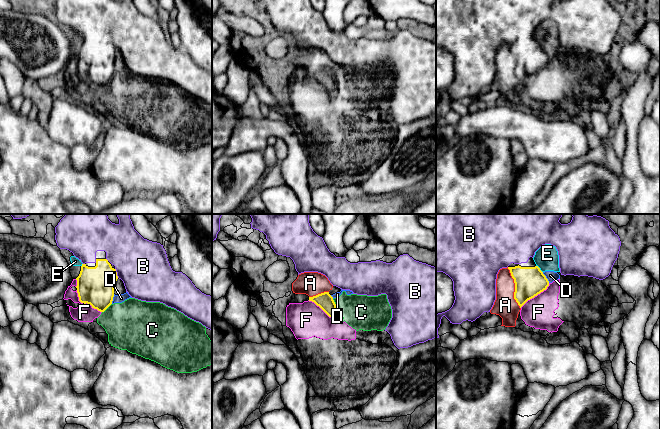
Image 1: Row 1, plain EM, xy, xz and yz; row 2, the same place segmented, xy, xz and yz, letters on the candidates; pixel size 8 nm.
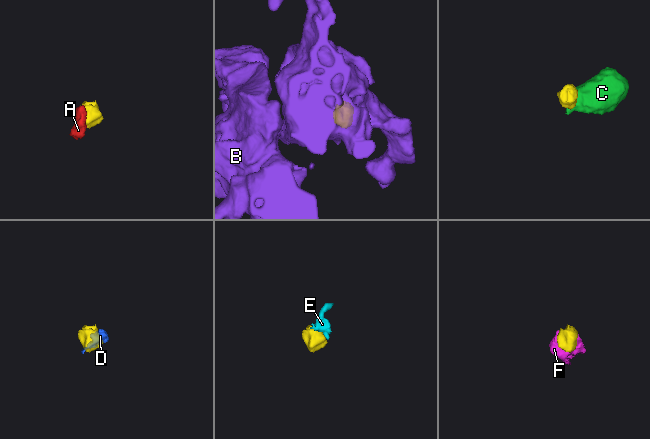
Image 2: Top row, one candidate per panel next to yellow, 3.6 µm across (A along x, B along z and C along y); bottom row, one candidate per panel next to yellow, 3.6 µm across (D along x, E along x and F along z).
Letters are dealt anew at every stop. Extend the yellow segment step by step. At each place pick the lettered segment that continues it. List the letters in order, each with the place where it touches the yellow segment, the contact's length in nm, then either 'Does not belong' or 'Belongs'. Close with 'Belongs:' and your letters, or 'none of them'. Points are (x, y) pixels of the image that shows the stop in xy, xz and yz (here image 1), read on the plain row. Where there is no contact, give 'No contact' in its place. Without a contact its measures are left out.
A: Touches yellow at yz (515, 64). Shared border 360 nm. Does not belong
B: Touches yellow at xy (116, 49). Shared border 80 nm. Belongs
C: Touches yellow at xz (335, 83). Shared border 130 nm. Does not belong
D: Touches yellow at yz (545, 53). Shared border 110 nm. Does not belong
E: Touches yellow at yz (539, 45). Shared border 80 nm. Does not belong
F: Touches yellow at yz (535, 71). Shared border 300 nm. Does not belong
Belongs: B

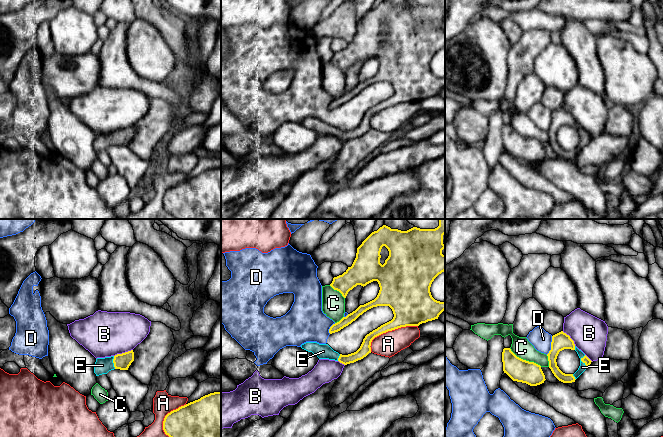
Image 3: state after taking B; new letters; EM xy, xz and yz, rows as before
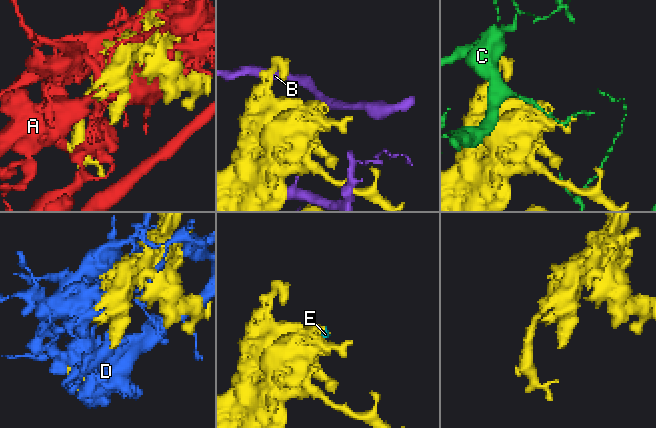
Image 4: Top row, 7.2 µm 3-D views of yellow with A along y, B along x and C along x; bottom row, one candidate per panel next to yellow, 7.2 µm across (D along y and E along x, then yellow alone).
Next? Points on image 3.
A: Touches yellow at xz (389, 106). Shared border 440 nm. Does not belong
B: Touches yellow at xy (123, 129). Shared border 160 nm. Does not belong
C: Touches yellow at yz (525, 136). Shared border 300 nm. Does not belong
D: Touches yellow at yz (551, 121). Shared border 160 nm. Does not belong
E: Touches yellow at yz (581, 136). Shared border 110 nm. Belongs
Belongs: E

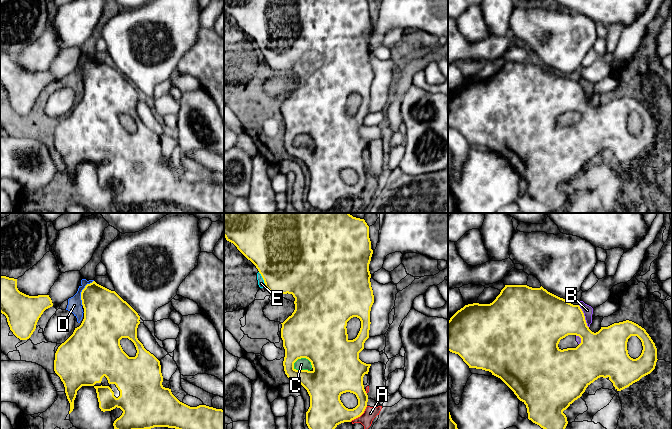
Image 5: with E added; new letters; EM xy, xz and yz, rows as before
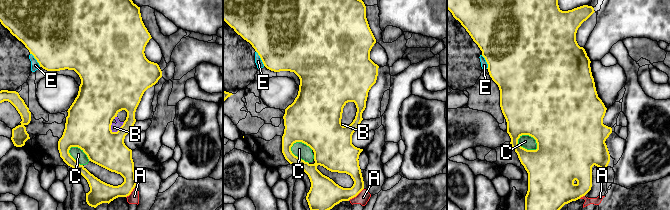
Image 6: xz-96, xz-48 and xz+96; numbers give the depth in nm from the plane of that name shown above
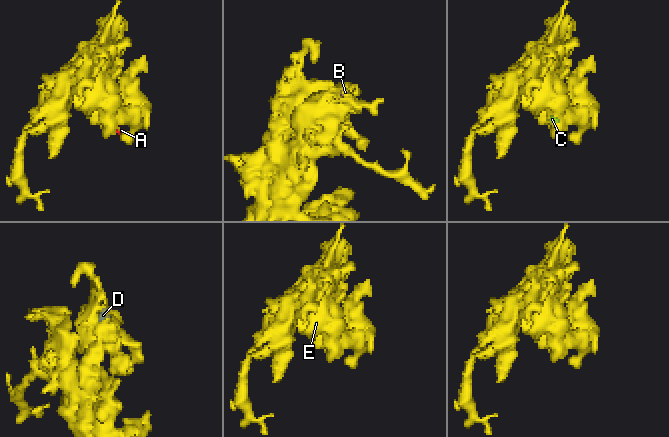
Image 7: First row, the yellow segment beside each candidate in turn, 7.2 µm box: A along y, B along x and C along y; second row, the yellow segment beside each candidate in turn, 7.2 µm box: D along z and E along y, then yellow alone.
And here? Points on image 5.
A: Touches yellow at xz (359, 192). Shared border 190 nm. Does not belong
B: Touches yellow at yz (584, 92). Shared border 200 nm. Does not belong
C: Touches yellow at xz (304, 133). Shared border 160 nm. Does not belong
D: Touches yellow at xy (81, 68). Shared border 220 nm. Does not belong
E: Touches yellow at xz (263, 55). Shared border 130 nm. Does not belong
Belongs: none of them

